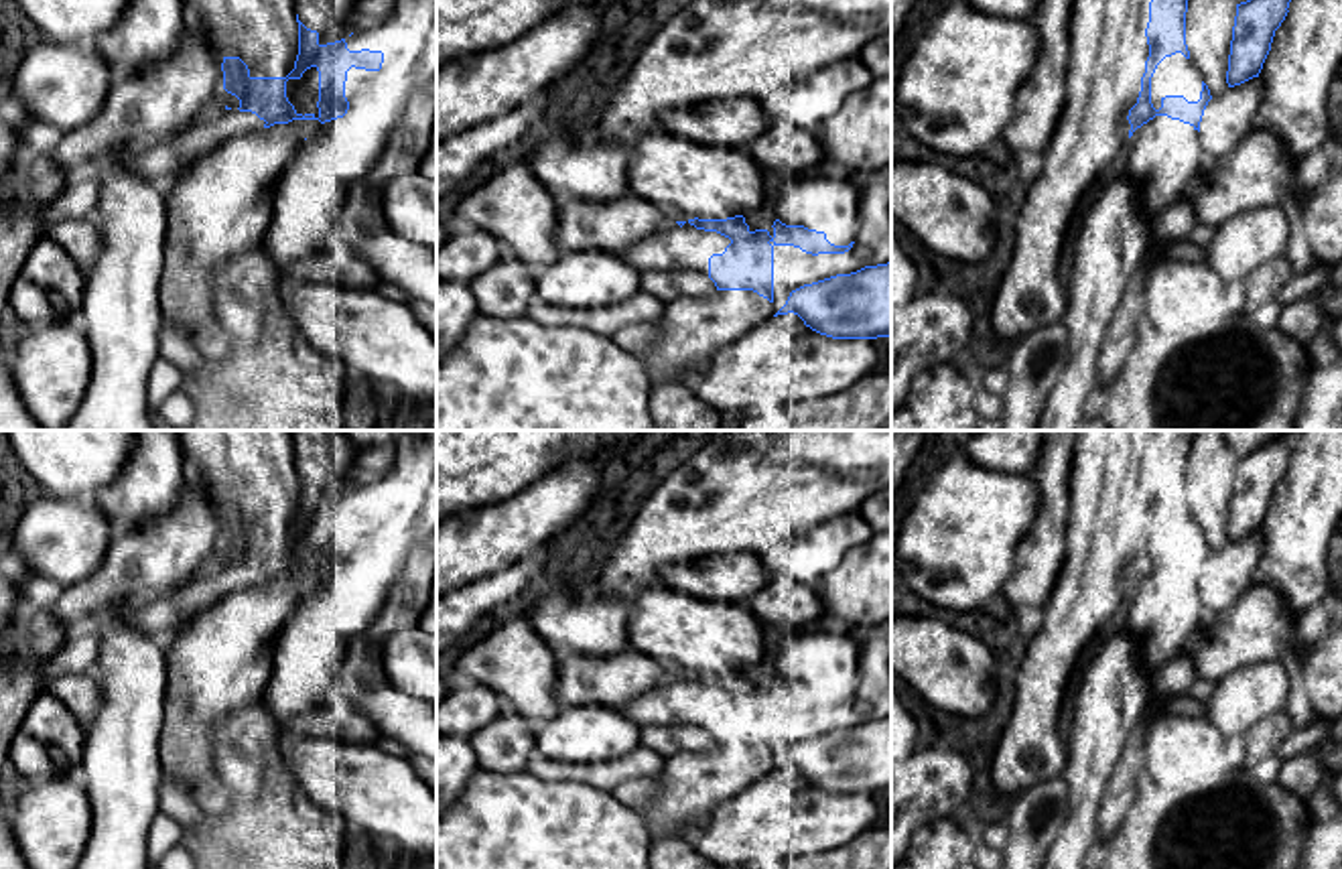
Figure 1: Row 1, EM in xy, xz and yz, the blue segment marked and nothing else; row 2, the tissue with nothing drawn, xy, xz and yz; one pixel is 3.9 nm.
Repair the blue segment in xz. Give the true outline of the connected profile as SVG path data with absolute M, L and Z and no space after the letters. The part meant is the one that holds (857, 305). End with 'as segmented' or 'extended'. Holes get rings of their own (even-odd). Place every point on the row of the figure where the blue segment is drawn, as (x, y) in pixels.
M891 262L804 284L774 317L788 313L832 339L891 337Z | as segmented

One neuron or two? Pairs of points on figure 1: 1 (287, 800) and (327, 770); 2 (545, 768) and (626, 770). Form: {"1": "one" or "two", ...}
{"1": "two", "2": "one"}

